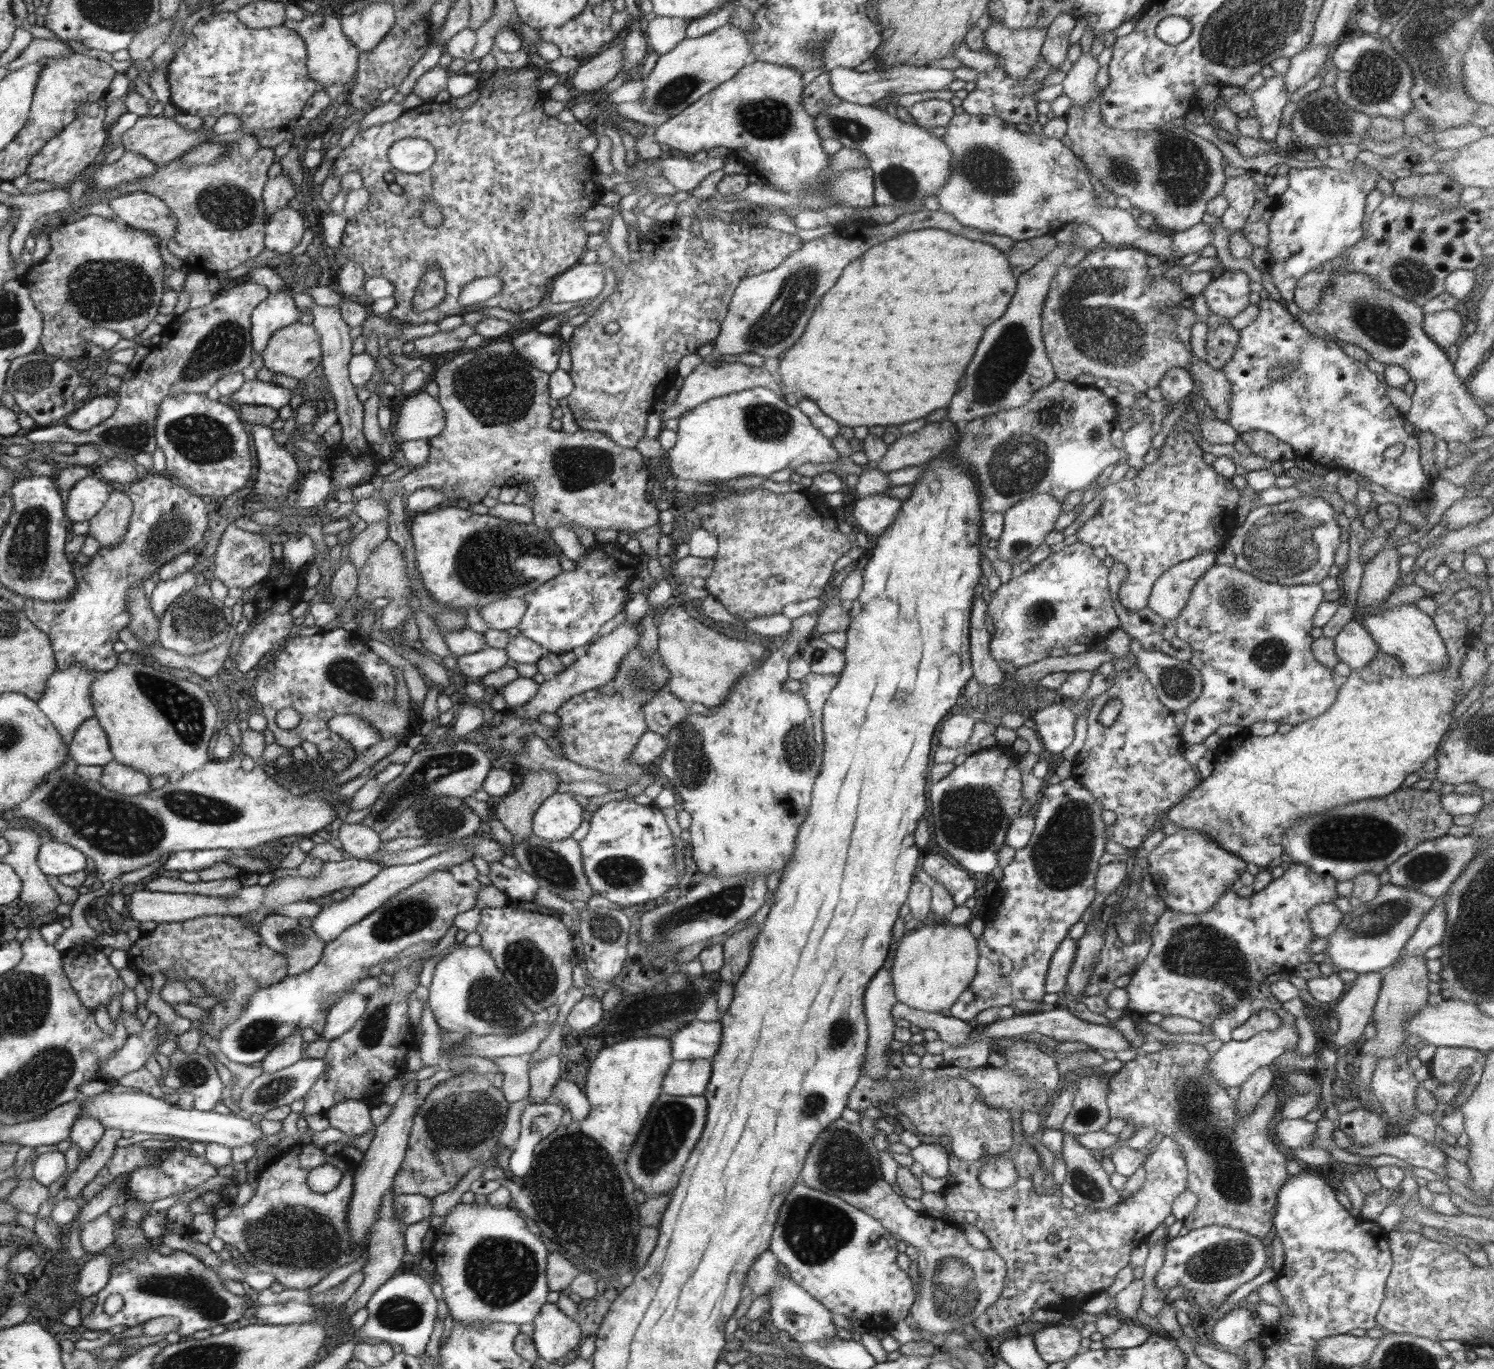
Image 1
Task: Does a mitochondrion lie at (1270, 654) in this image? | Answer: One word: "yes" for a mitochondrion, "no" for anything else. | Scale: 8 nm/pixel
yes

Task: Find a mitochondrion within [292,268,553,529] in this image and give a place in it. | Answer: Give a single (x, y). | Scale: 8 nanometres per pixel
(496, 389)

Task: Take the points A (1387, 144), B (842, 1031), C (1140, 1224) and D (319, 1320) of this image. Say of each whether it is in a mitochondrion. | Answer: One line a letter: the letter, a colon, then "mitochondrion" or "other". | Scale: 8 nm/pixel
A: other
B: mitochondrion
C: other
D: other

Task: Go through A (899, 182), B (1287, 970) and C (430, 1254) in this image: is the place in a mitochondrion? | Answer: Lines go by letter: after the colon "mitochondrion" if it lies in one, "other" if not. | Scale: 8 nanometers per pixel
A: mitochondrion
B: other
C: other

